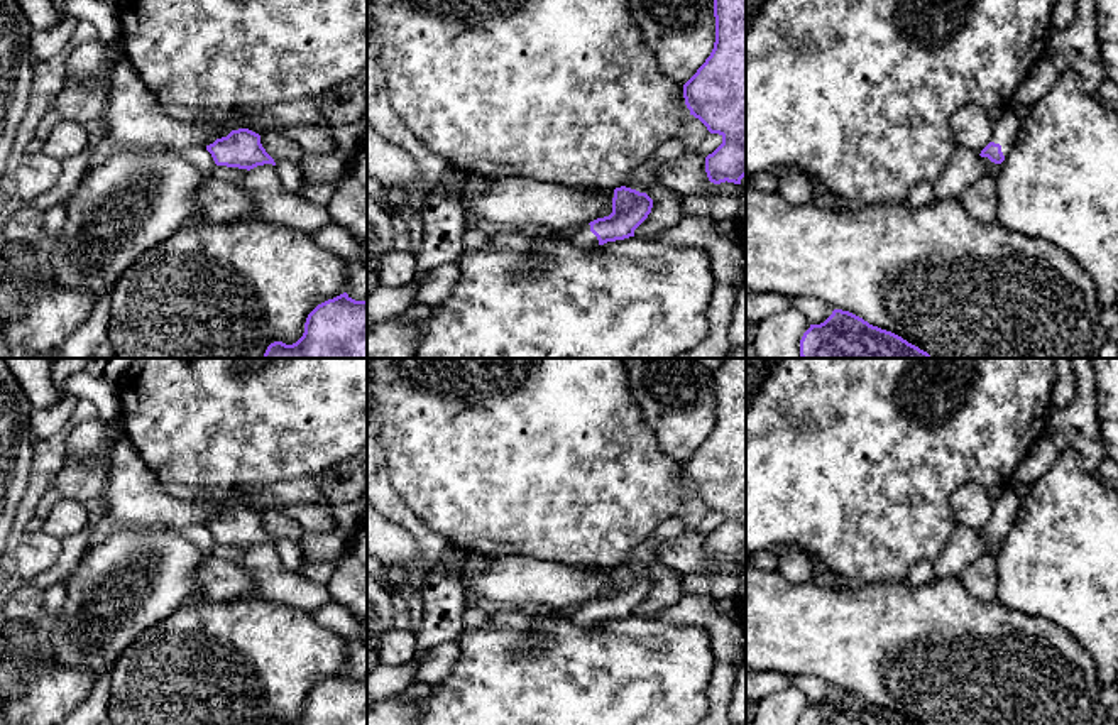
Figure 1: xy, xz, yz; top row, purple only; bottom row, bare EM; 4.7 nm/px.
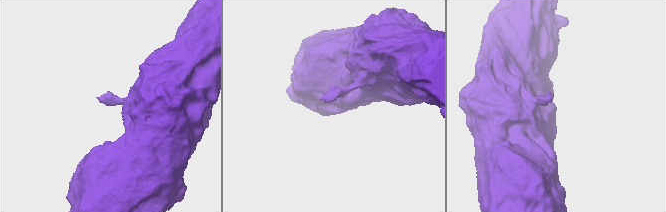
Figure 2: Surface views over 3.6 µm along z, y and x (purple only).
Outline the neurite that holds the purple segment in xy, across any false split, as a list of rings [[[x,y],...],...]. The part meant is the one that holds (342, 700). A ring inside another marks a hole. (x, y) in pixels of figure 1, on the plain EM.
[[[347,671],[328,678],[308,693],[296,722],[269,725],[367,725],[367,679],[355,679]]]

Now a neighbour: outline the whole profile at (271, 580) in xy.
[[[272,542],[247,549],[238,564],[250,573],[260,598],[284,603],[311,615],[332,600],[326,585],[311,581],[299,571],[286,571]]]

